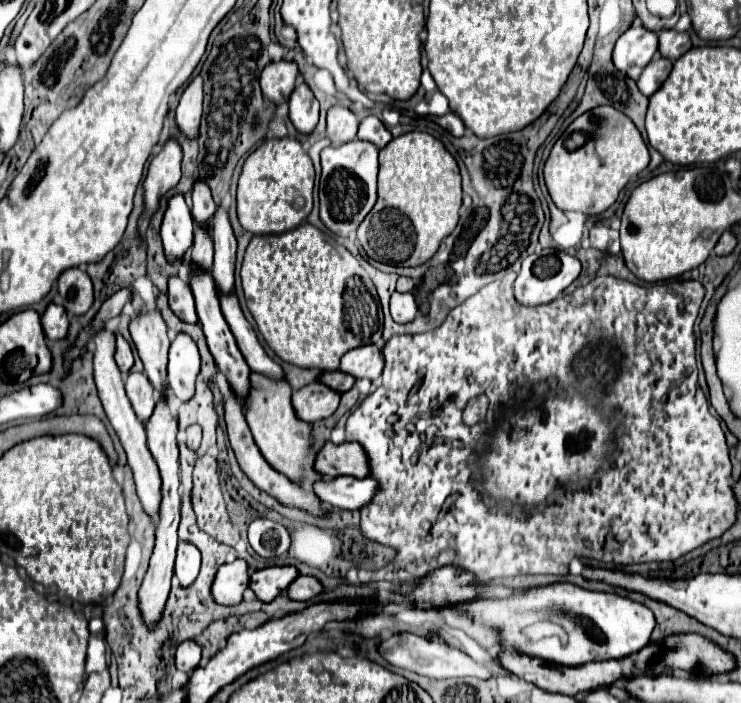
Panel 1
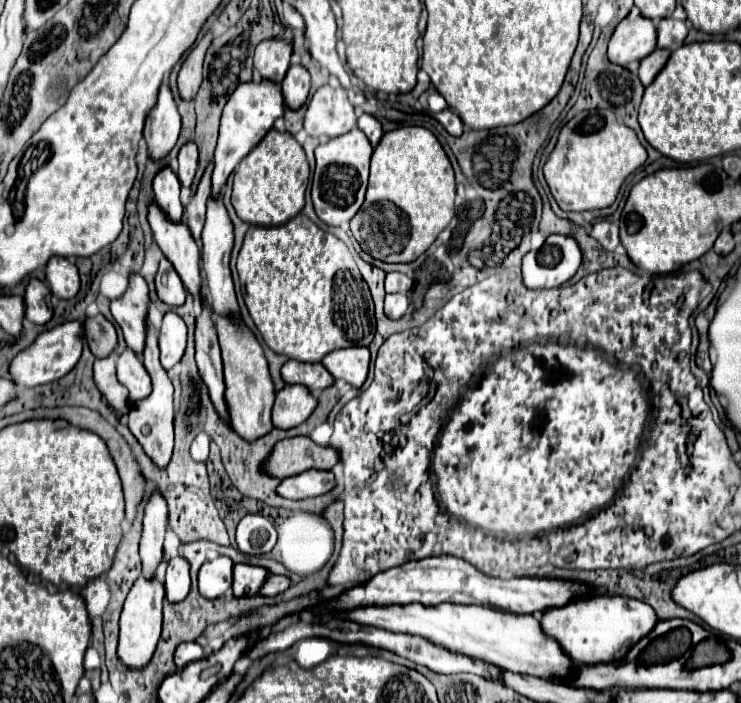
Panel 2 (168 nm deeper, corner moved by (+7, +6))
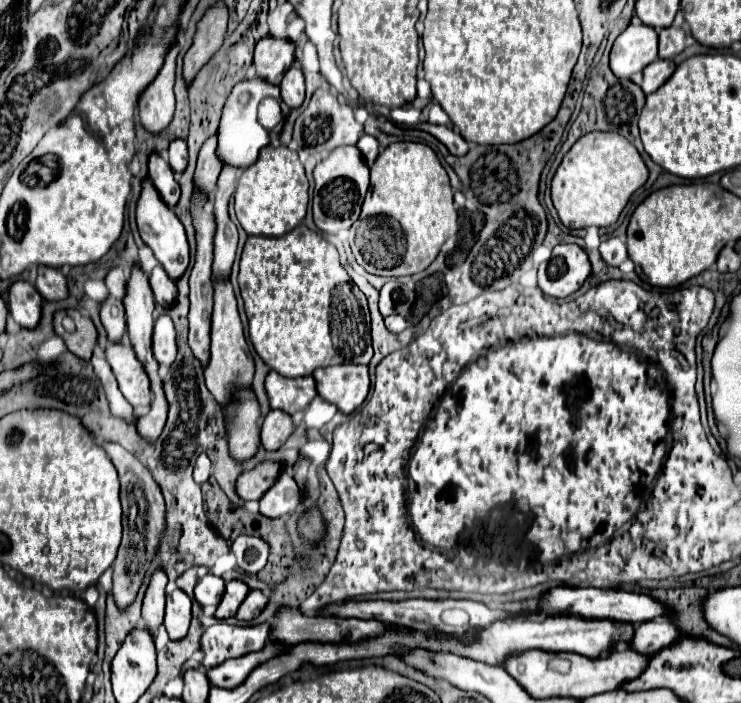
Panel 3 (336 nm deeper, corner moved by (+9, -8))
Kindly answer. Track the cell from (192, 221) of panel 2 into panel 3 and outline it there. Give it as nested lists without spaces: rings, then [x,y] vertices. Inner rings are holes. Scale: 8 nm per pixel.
[[[212,134],[200,148],[198,152],[198,166],[196,166],[196,178],[200,180],[200,184],[204,184],[204,188],[208,188],[208,192],[212,192],[216,188],[216,180],[218,174],[222,170],[222,160],[216,154],[218,148],[218,134]]]

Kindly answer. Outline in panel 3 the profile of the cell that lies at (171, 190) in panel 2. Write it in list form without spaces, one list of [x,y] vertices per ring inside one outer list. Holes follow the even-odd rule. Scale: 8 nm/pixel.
[[[152,152],[148,156],[148,176],[154,182],[160,196],[166,200],[166,204],[176,206],[176,202],[180,198],[180,186],[174,180],[174,174],[172,174],[172,168],[168,166],[168,162],[156,152]]]

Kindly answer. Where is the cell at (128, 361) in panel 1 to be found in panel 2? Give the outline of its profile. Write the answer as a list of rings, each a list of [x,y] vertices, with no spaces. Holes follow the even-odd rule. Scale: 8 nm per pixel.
[[[98,314],[94,318],[86,318],[84,326],[86,326],[86,340],[96,358],[106,358],[116,350],[116,346],[118,346],[116,328],[102,314]]]

